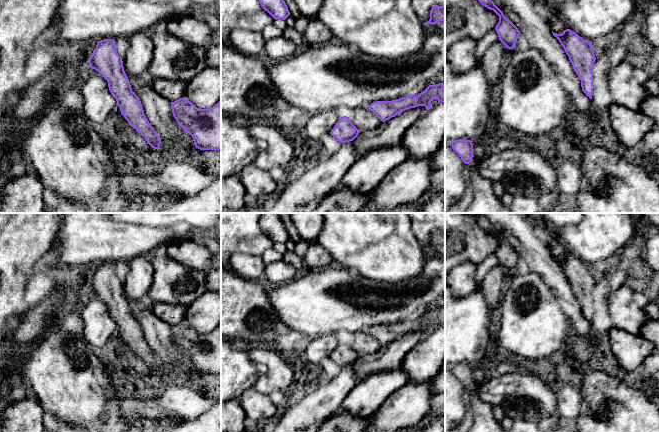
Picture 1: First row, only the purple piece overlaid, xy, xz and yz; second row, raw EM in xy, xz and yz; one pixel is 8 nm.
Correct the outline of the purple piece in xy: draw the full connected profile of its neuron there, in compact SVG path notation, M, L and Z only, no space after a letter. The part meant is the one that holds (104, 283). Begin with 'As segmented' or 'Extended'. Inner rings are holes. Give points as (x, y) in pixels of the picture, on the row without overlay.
As segmented. M115 264L98 265L89 282L89 289L108 306L109 314L129 349L140 357L152 372L160 373L161 364L146 342L139 321L132 315L122 282L116 275Z

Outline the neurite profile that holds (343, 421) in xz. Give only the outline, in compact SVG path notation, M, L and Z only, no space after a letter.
M339 410L326 420L317 432L364 432L370 418L360 418L350 412Z

